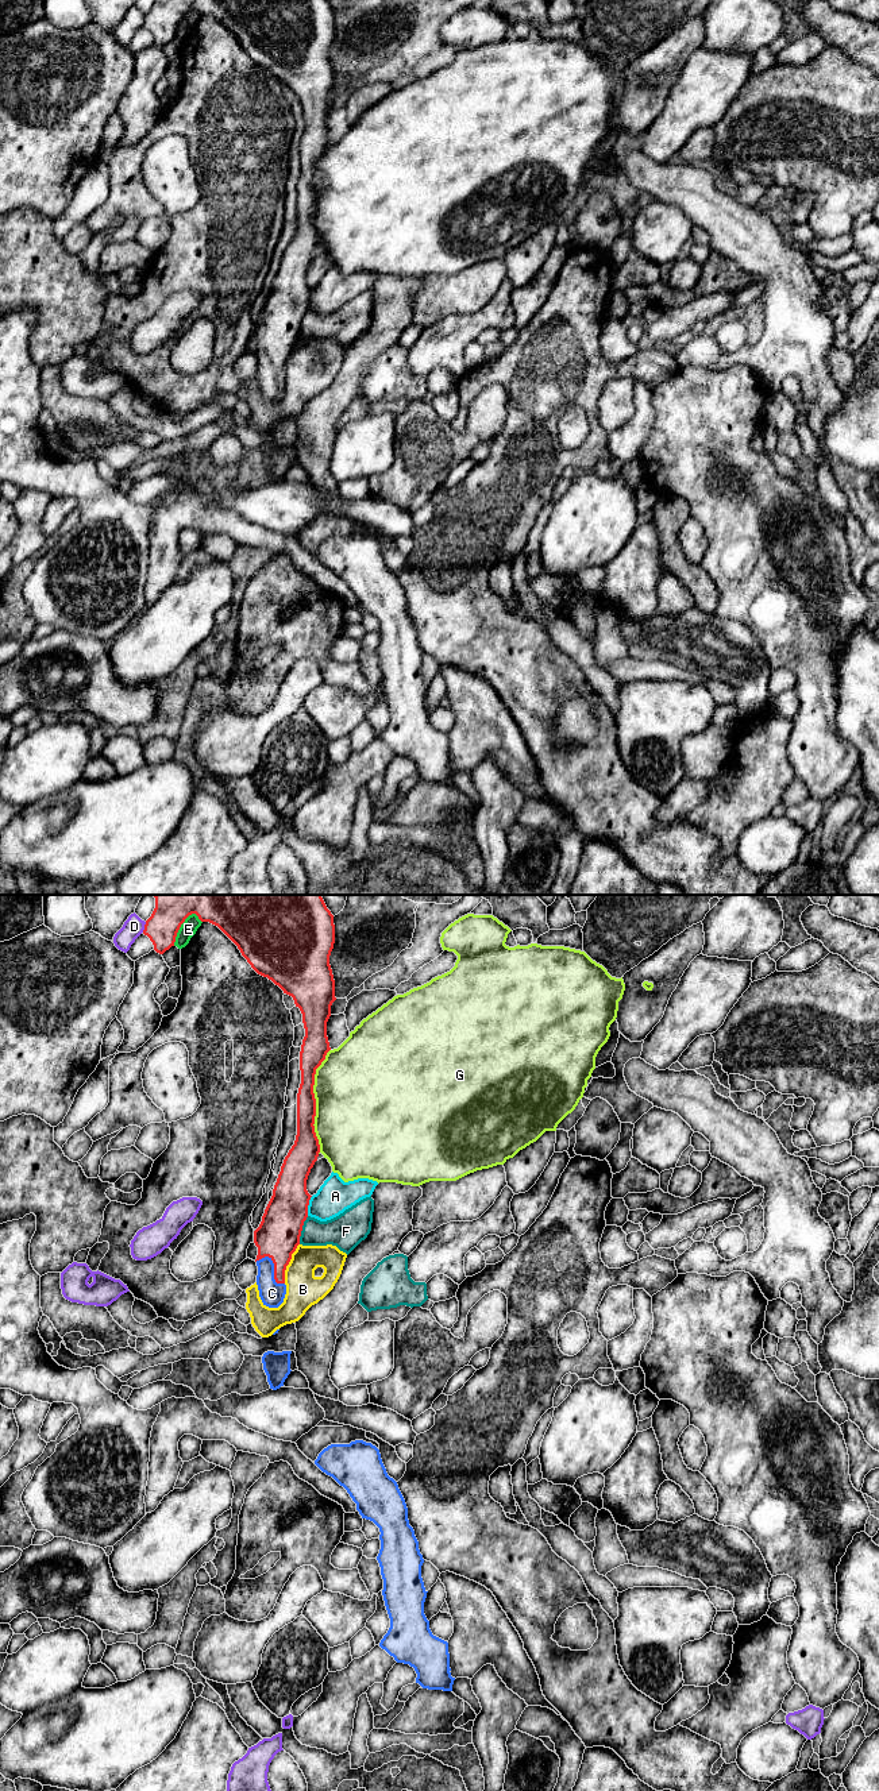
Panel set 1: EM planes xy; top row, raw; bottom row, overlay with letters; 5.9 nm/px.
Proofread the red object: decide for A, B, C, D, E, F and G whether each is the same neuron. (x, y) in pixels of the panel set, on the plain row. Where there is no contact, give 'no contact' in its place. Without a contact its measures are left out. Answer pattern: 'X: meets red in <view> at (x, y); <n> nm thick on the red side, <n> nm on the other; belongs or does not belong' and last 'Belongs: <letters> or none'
A: meets red in xy at (308, 297); 260 nm thick on the red side, 200 nm on the other; does not belong
B: meets red in xy at (288, 356); 260 nm thick on the red side, 200 nm on the other; does not belong
C: meets red in xy at (274, 361); 260 nm thick on the red side, 140 nm on the other; belongs
D: meets red in xy at (145, 20); 190 nm thick on the red side, 120 nm on the other; does not belong
E: meets red in xy at (180, 19); 190 nm thick on the red side, 100 nm on the other; does not belong
F: meets red in xy at (301, 323); 260 nm thick on the red side, 200 nm on the other; does not belong
G: meets red in xy at (315, 195); 140 nm thick on the red side, 500 nm on the other; does not belong
Belongs: C

